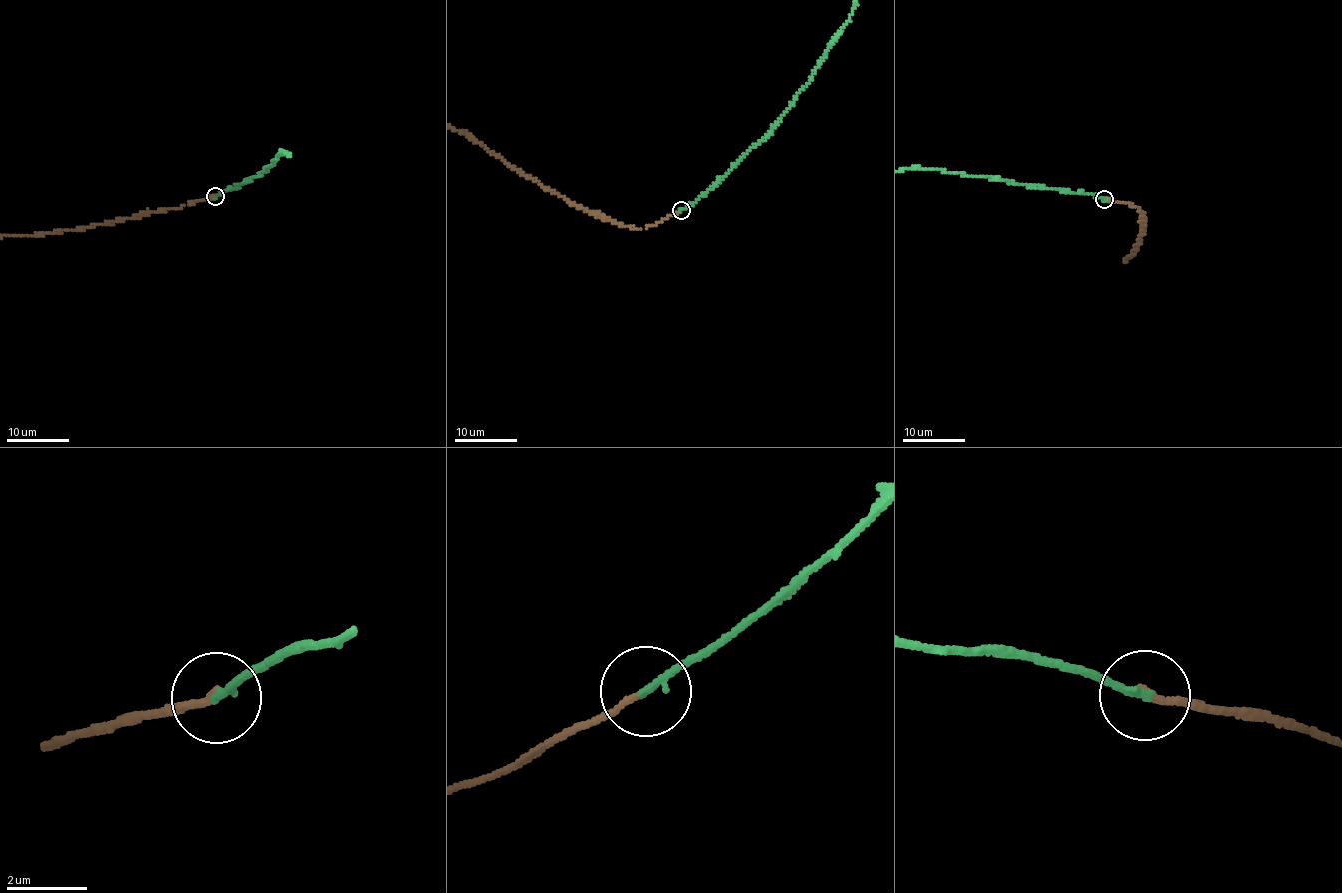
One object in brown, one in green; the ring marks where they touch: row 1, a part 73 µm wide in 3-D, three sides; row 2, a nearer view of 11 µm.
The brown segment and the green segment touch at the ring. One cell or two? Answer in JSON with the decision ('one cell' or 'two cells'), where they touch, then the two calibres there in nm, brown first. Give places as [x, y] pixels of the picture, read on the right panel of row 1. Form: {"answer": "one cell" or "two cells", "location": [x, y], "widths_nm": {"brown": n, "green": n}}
{"answer": "one cell", "location": [1104, 199], "widths_nm": {"brown": 140, "green": 200}}

